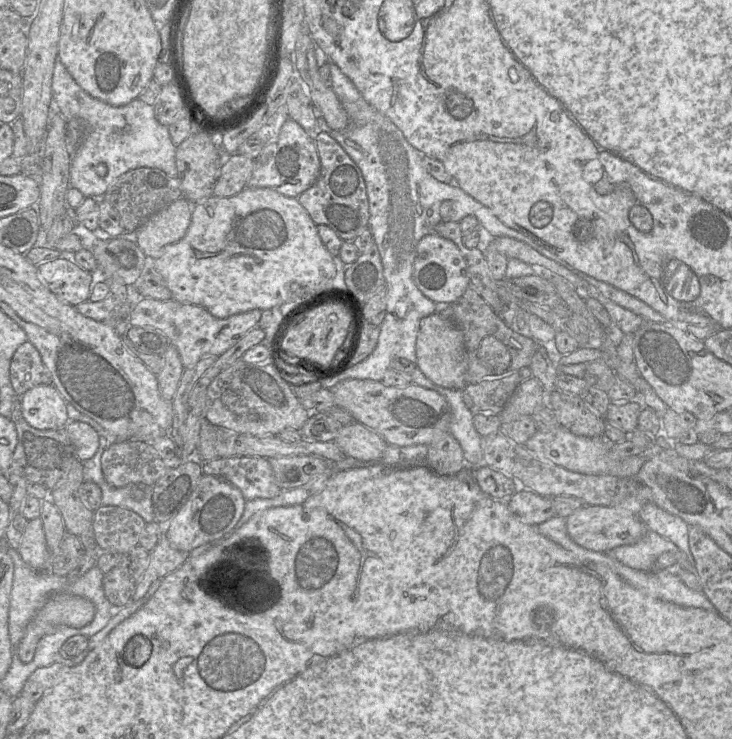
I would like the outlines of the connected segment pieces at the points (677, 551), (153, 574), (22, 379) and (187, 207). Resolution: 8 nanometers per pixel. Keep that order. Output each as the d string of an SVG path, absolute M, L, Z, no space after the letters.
M653 502L644 504L638 517L648 528L646 534L636 543L618 546L608 553L588 550L576 544L567 533L566 518L564 517L554 516L536 527L540 534L573 553L579 559L606 566L646 595L682 607L716 611L703 591L698 592L687 587L673 569L653 571L657 558L662 553L670 552L675 555L679 568L697 575L695 561L689 546L689 525L680 517L667 512Z
M163 532L157 545L150 552L148 567L145 570L132 600L142 599L156 580L163 580L167 575L177 570L189 559L190 552L180 551L168 540Z
M28 340L20 345L11 359L9 368L11 385L17 396L39 385L50 385L52 375L42 361L36 347Z
M181 197L150 216L134 233L134 241L148 258L158 258L163 249L180 241L192 218L192 203Z

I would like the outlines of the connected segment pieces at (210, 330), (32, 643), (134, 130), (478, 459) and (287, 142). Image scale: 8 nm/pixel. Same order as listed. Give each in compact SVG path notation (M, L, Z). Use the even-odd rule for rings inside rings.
M139 298L131 310L129 323L130 326L151 326L161 331L170 345L177 349L183 367L191 368L201 359L209 356L219 357L231 348L246 333L258 326L261 313L261 310L254 309L218 319L201 306L180 303L174 299Z
M69 593L51 596L28 624L18 645L18 656L23 663L30 663L42 637L59 626L83 627L95 617L95 605L88 599Z
M57 58L52 77L52 97L56 110L65 118L82 118L88 123L88 135L82 144L80 151L84 150L84 157L92 156L98 159L98 167L104 164L107 168L105 182L109 182L109 187L124 173L141 167L158 168L164 171L171 178L177 178L176 147L171 139L168 127L162 125L156 118L154 107L146 104L140 98L132 100L124 106L113 106L100 99L94 98L71 76L65 65Z
M418 367L414 368L410 375L413 384L438 392L448 402L452 411L449 432L459 442L466 464L471 467L484 465L481 446L482 436L473 425L474 414L465 405L462 390L444 388L433 383Z
M288 118L277 138L265 144L254 160L247 187L270 188L282 195L297 198L317 181L320 169L321 162L315 140L297 122Z

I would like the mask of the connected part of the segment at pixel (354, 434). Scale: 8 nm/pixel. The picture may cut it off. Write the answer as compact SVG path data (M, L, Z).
M358 422L342 426L334 442L346 457L361 463L381 462L383 452L389 445L375 431Z

